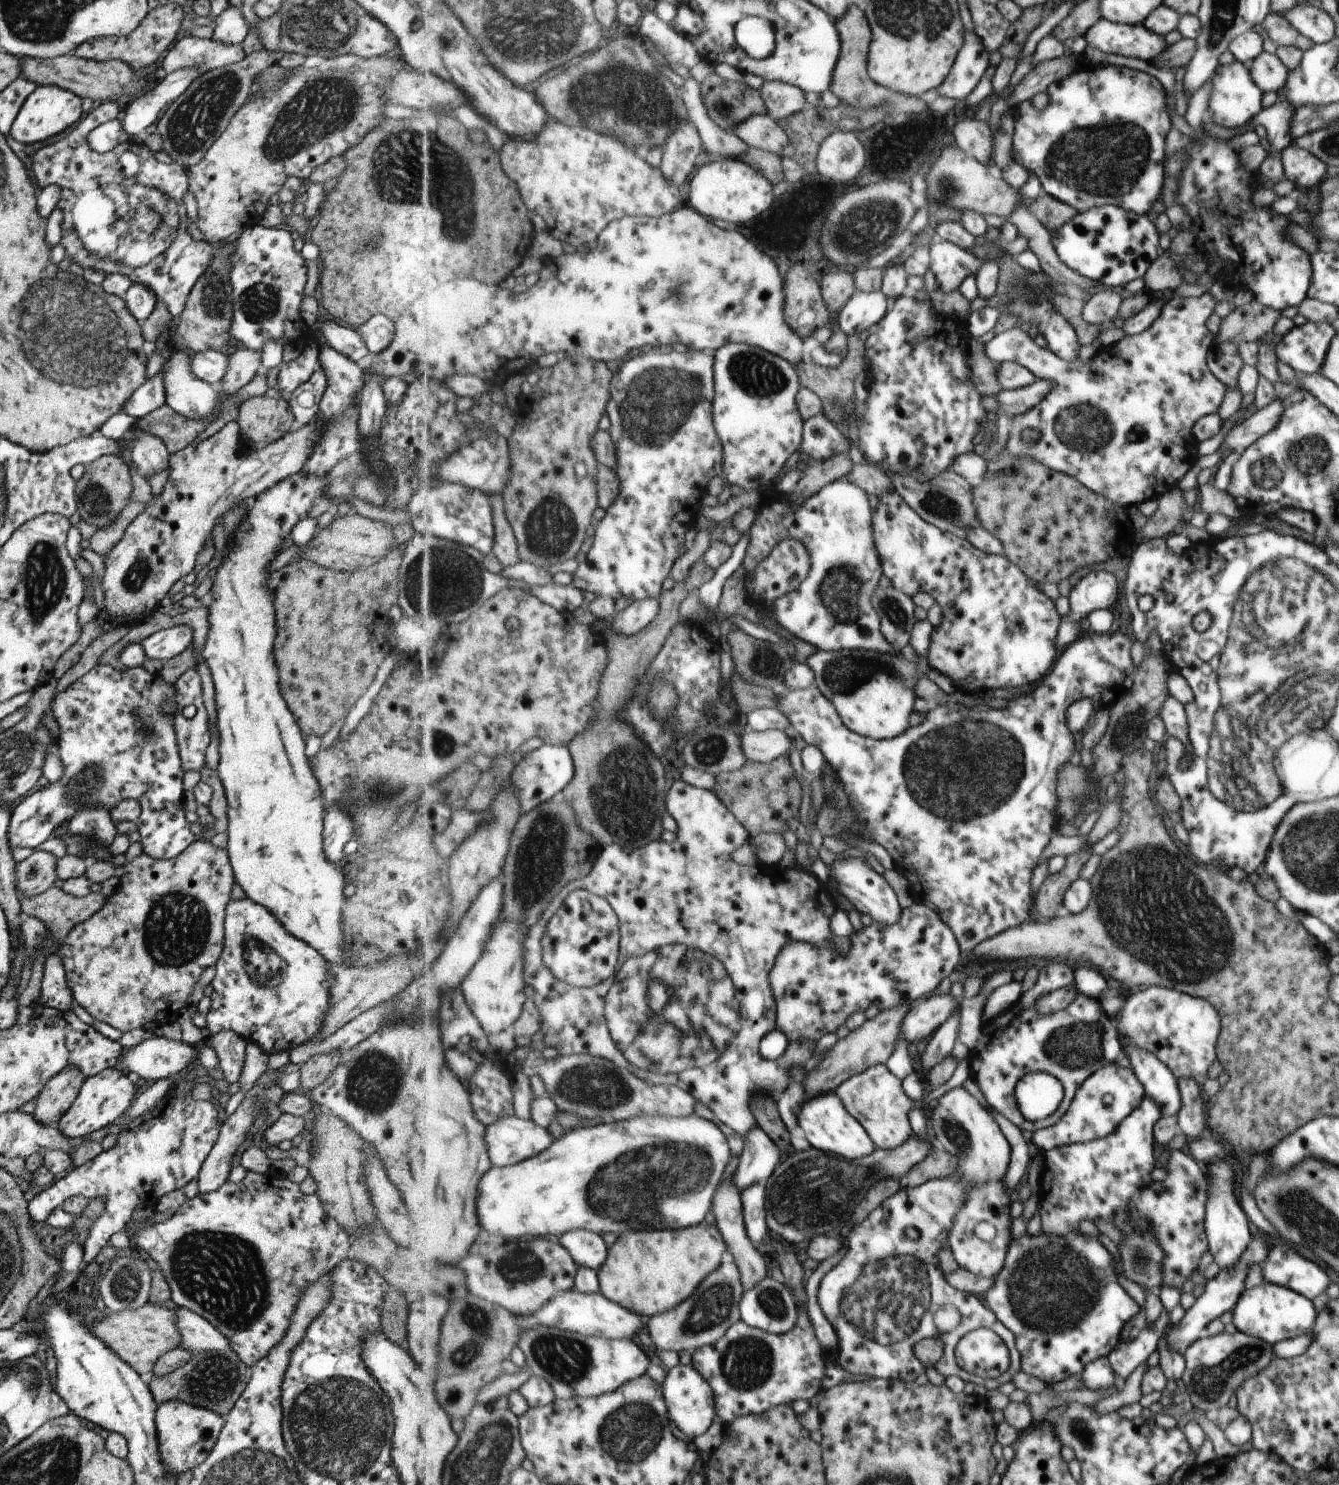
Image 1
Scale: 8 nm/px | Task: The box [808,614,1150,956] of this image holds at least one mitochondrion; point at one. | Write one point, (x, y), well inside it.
(965, 763)

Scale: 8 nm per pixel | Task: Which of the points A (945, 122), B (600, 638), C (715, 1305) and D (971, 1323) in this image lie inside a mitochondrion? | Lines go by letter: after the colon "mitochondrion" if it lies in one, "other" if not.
A: other
B: other
C: mitochondrion
D: other

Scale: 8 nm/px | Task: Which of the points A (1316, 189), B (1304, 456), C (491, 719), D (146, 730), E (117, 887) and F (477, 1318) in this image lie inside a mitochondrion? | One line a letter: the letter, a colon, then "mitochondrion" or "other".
A: other
B: mitochondrion
C: other
D: other
E: other
F: mitochondrion

